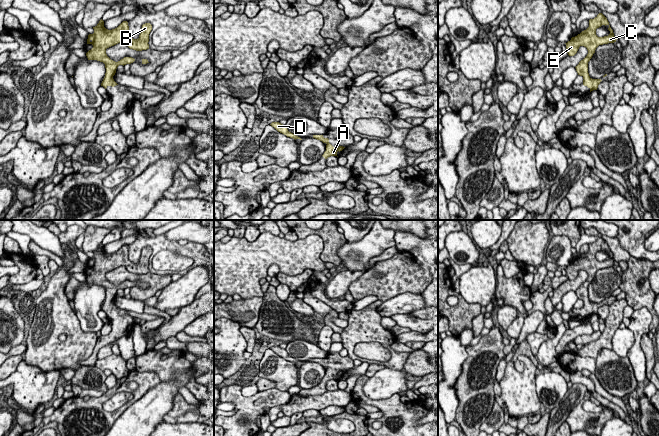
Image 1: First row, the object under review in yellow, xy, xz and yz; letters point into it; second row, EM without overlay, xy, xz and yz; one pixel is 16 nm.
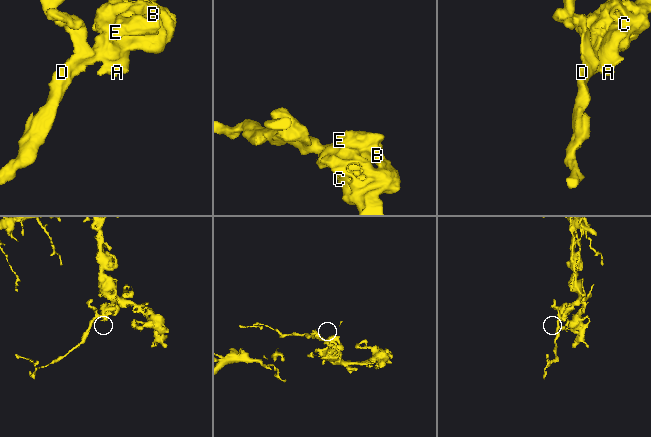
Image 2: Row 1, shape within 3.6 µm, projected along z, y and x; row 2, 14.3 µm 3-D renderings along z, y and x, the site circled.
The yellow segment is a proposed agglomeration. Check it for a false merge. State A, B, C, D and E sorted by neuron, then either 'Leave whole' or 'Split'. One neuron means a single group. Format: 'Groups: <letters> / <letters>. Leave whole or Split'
Groups: A B C D E. Leave whole

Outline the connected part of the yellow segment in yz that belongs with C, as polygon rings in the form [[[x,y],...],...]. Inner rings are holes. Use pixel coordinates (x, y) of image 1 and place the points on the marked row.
[[[599,13],[594,19],[589,20],[589,27],[582,31],[575,37],[572,37],[570,41],[566,44],[566,51],[569,56],[574,56],[580,46],[584,46],[588,50],[587,56],[579,62],[579,64],[575,67],[578,75],[583,77],[583,85],[587,86],[590,89],[590,92],[593,90],[597,90],[598,85],[602,81],[601,79],[592,79],[588,73],[588,62],[592,58],[595,53],[596,48],[599,45],[614,43],[616,42],[616,38],[614,36],[613,30],[611,29],[607,18]],[[602,25],[608,25],[608,30],[610,34],[604,37],[598,37],[596,35],[596,29],[601,27]]]

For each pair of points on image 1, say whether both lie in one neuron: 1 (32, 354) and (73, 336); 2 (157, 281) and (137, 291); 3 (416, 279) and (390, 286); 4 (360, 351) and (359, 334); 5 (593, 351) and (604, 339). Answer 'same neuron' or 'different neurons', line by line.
1: same neuron
2: same neuron
3: same neuron
4: different neurons
5: same neuron

